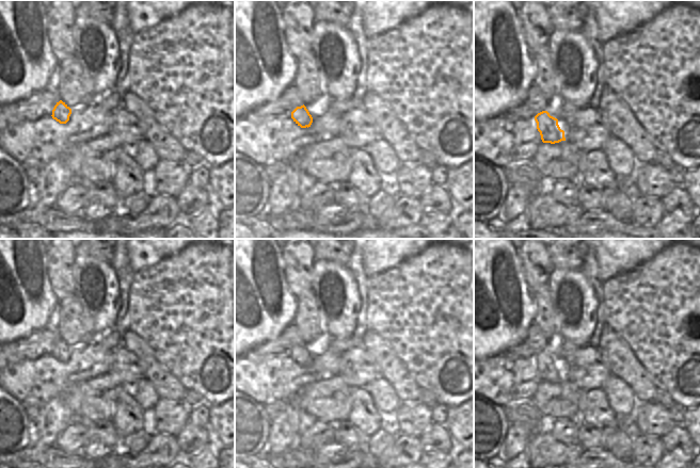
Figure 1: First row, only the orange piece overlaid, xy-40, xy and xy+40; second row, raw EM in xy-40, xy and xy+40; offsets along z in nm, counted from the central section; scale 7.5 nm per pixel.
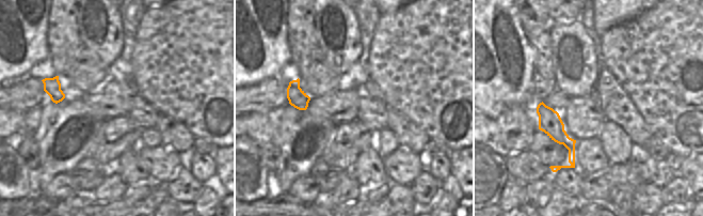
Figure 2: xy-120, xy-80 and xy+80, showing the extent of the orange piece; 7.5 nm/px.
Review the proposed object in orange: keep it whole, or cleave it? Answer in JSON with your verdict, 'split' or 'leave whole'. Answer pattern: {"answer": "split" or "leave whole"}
{"answer": "split"}

